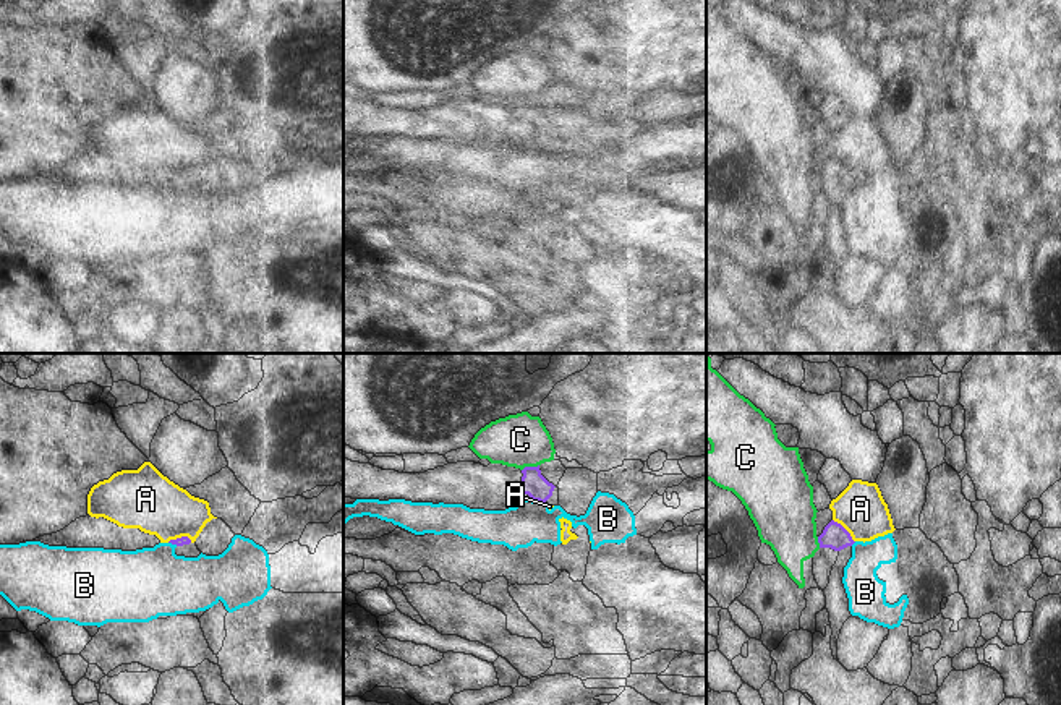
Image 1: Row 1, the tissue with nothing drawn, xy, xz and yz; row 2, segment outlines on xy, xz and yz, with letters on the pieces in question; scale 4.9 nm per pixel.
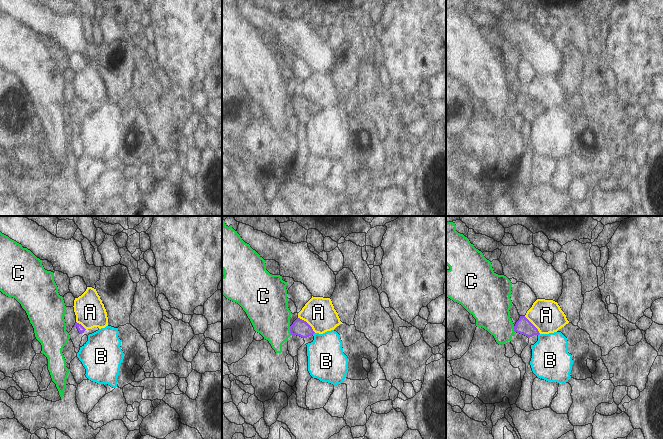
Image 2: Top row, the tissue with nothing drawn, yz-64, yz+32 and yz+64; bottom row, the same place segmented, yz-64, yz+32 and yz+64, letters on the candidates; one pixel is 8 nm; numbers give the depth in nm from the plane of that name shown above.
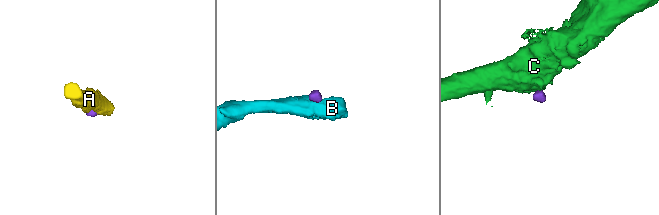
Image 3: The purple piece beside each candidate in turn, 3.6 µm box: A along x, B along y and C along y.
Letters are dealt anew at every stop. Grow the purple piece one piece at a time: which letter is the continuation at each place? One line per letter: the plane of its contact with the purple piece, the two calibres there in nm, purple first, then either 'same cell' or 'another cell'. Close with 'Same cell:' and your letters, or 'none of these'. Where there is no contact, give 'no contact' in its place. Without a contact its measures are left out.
A: yz | 120/240 nm | another cell
B: xz | 120/220 nm | another cell
C: xz | 120/260 nm | another cell
Same cell: none of these

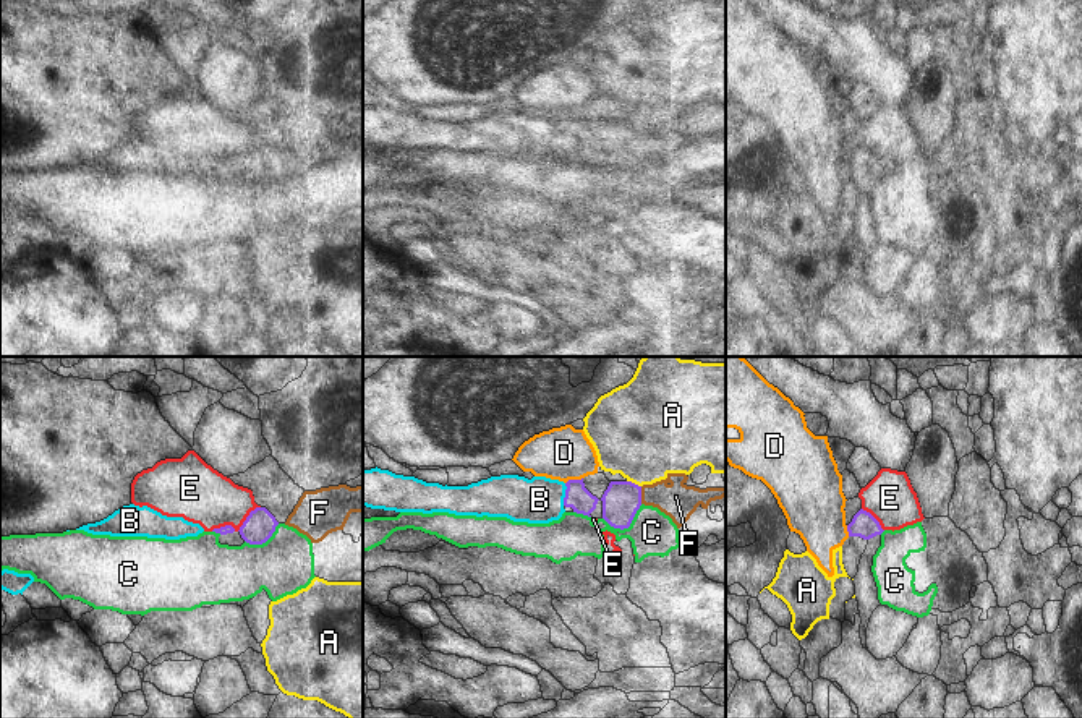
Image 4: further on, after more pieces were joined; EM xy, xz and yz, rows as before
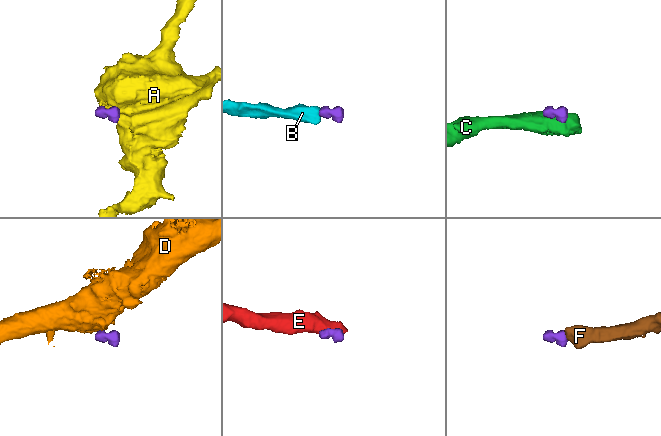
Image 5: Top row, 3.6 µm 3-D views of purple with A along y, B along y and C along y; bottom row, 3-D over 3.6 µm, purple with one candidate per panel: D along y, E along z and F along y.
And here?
A: xz | 190/460 nm | another cell
B: xz | 120/220 nm | same cell
C: xz | 190/220 nm | another cell
D: xz | 120/260 nm | another cell
E: xy | 150/280 nm | another cell
F: xz | 190/180 nm | same cell
Same cell: B, F

